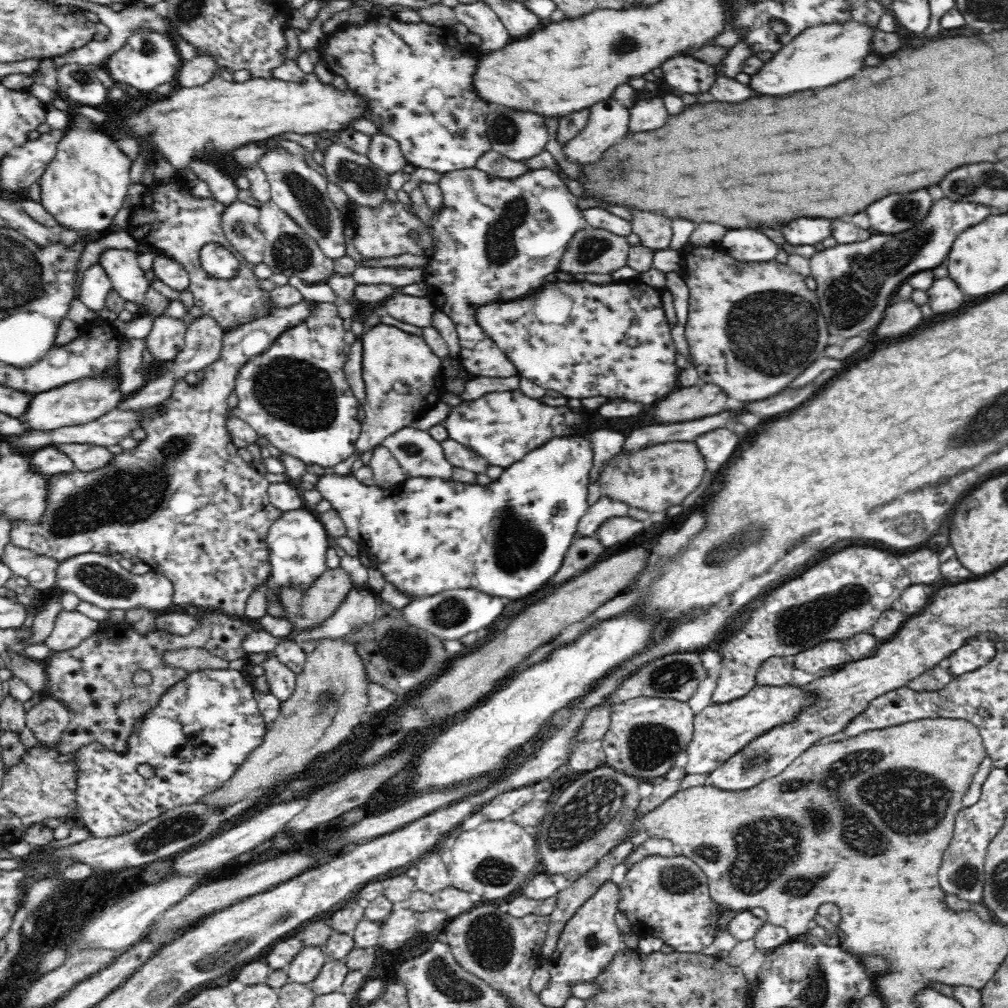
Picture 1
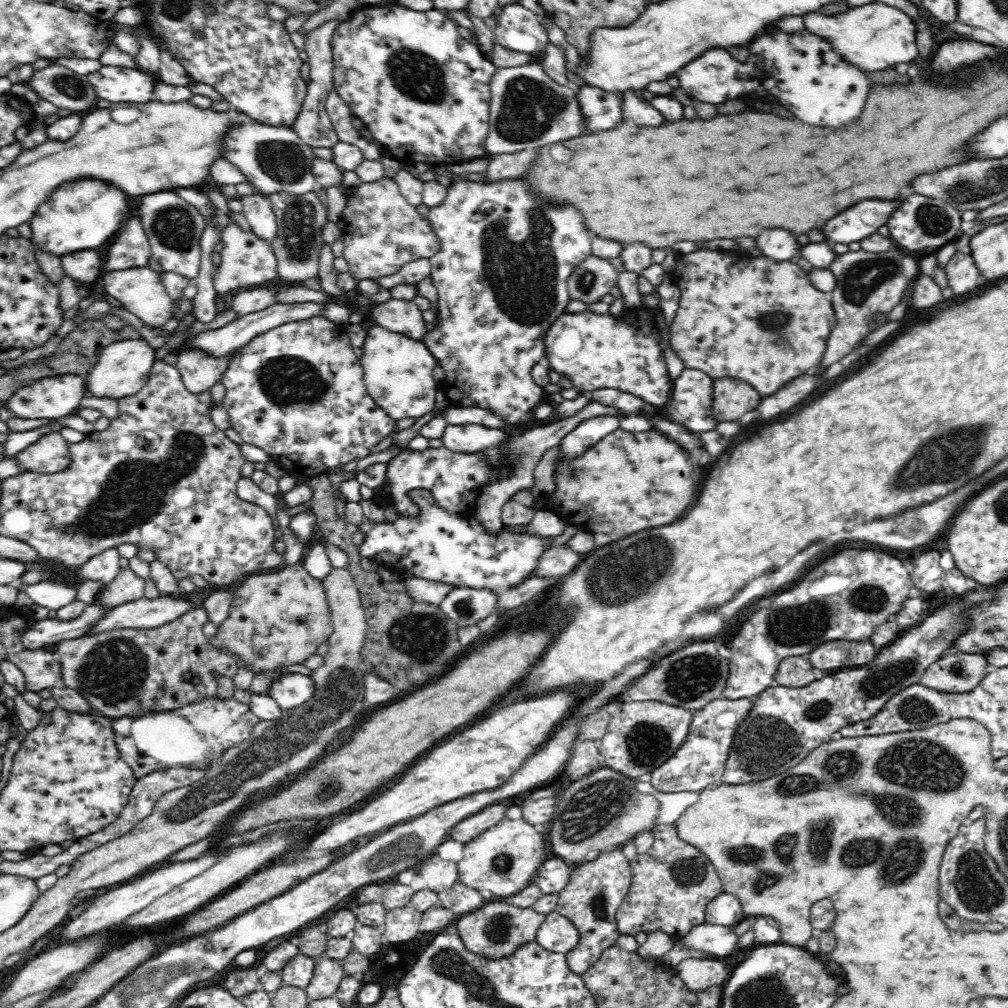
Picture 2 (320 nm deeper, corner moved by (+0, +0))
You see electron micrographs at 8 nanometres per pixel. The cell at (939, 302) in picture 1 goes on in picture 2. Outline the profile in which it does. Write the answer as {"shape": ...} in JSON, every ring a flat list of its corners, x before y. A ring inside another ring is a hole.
{"shape":[[956,253,950,258,944,267,944,273,948,279,950,292,954,296,964,296,976,292,980,286,986,284,986,280,978,274,972,258,965,253]]}

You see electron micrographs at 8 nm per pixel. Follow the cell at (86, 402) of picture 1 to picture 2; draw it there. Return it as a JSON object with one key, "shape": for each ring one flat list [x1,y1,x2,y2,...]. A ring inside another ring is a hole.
{"shape":[[124,339,103,348,97,356,94,366,84,376,84,391,86,397,109,398,118,400,144,388,151,364,155,359,155,350,143,339]]}

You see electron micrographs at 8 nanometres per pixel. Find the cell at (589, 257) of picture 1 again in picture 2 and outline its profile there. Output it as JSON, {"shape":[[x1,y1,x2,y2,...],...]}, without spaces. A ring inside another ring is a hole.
{"shape":[[590,254,574,268,567,281,571,298,587,304,599,302,617,286,619,272,606,258]]}

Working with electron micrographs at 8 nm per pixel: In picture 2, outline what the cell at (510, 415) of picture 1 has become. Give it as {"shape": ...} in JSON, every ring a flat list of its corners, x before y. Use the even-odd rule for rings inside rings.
{"shape":[[447,423,442,435,444,446,452,452,476,454,492,450,508,440,508,430,492,428,480,423,450,424]]}

